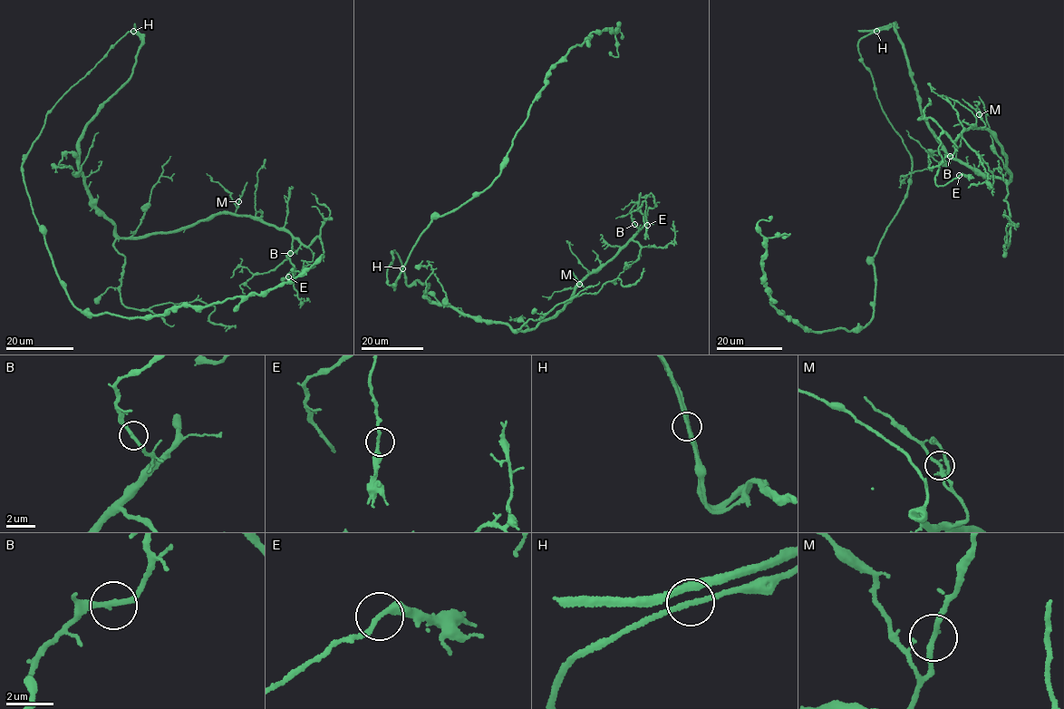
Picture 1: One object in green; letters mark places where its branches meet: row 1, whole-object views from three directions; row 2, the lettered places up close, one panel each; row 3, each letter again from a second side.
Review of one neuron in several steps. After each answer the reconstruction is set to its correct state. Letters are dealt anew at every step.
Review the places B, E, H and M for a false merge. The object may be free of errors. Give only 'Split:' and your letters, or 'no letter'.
Split: no letter

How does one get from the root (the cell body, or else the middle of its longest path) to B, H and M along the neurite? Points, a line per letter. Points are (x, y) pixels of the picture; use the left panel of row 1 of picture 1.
B: (95, 65), (129, 32), (141, 38), (130, 79), (78, 145), (116, 234), (227, 211), (288, 233), (290, 253)
H: (95, 65), (117, 42), (132, 32)
M: (95, 65), (129, 32), (141, 38), (130, 79), (78, 145), (116, 234), (181, 230), (238, 201)

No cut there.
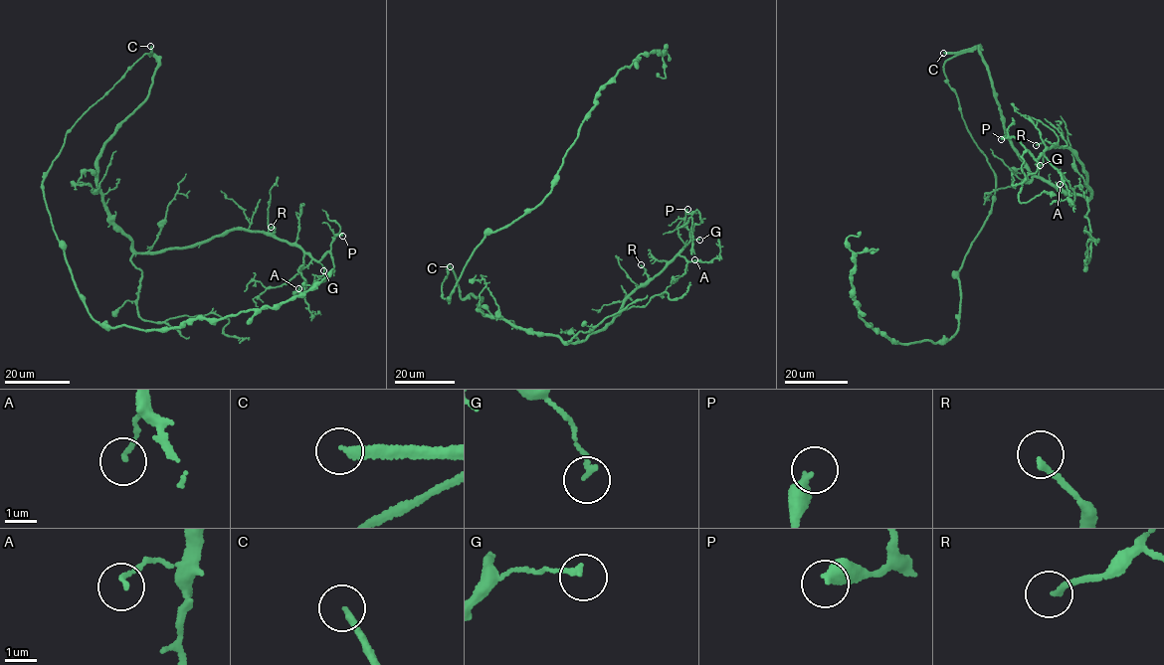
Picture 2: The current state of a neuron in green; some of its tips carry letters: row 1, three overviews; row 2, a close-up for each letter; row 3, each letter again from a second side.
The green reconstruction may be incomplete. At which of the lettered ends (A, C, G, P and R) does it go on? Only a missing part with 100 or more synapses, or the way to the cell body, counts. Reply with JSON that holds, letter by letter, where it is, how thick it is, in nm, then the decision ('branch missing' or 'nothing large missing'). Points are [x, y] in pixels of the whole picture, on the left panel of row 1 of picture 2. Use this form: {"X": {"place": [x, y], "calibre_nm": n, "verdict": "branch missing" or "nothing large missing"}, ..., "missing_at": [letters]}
{"A": {"place": [298, 288], "calibre_nm": 140, "verdict": "nothing large missing"}, "C": {"place": [150, 46], "calibre_nm": 220, "verdict": "branch missing"}, "G": {"place": [323, 270], "calibre_nm": 160, "verdict": "nothing large missing"}, "P": {"place": [342, 236], "calibre_nm": 420, "verdict": "nothing large missing"}, "R": {"place": [271, 227], "calibre_nm": 170, "verdict": "nothing large missing"}, "missing_at": ["C"]}

